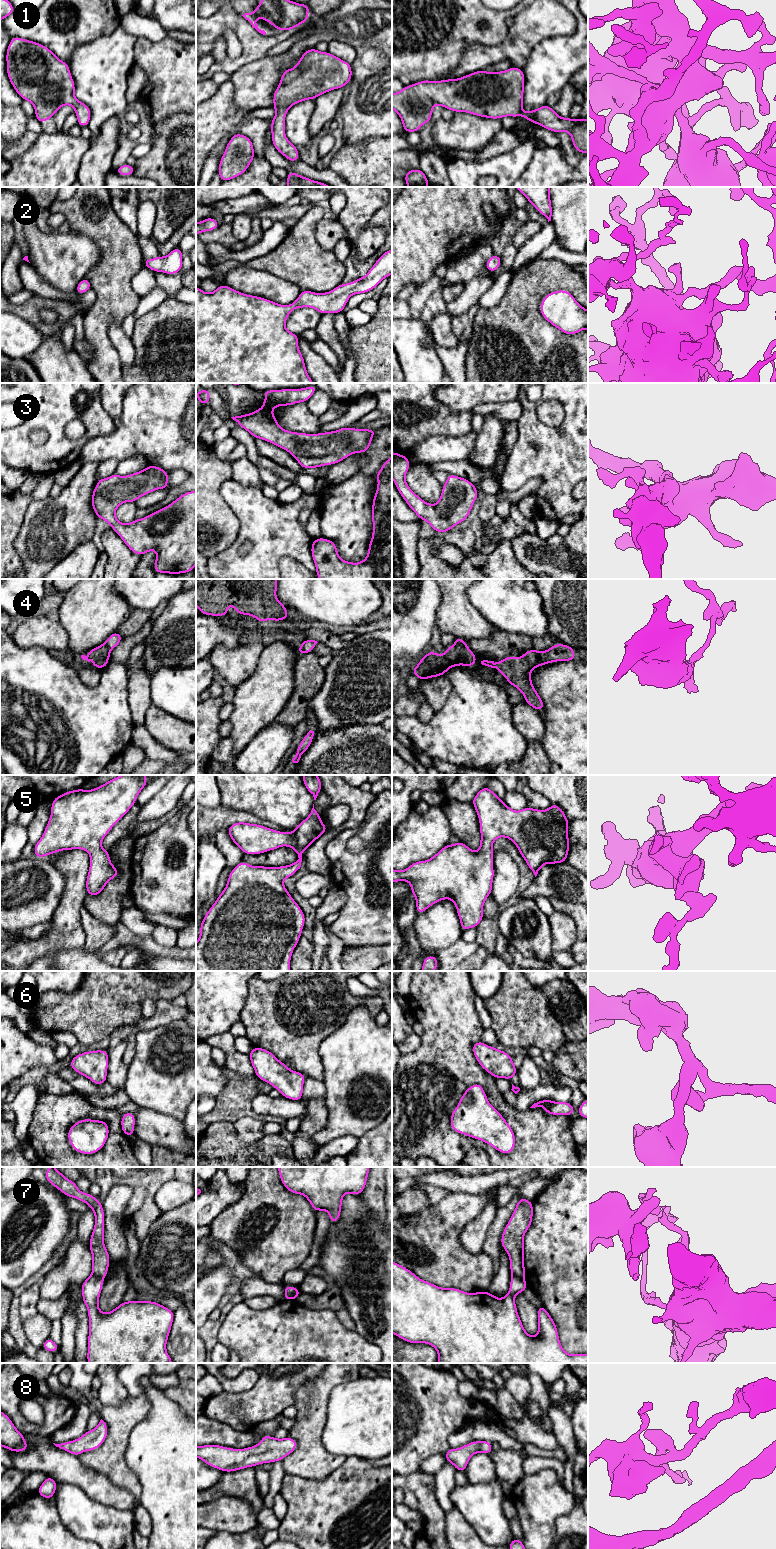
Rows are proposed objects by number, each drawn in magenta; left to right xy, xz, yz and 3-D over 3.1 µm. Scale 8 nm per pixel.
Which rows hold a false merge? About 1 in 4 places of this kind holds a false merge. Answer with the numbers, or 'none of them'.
4, 7

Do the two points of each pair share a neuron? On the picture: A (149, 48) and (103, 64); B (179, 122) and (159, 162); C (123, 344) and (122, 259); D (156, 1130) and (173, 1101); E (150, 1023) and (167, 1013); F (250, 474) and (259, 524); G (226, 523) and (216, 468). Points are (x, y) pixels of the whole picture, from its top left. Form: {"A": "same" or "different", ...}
{"A": "different", "B": "same", "C": "different", "D": "different", "E": "same", "F": "different", "G": "same"}

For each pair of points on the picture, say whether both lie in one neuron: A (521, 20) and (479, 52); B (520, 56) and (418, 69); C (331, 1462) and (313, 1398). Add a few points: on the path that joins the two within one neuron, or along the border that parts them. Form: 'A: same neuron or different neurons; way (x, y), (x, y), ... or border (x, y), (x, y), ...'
A: same neuron; way (521, 34), (507, 50), (493, 52)
B: different neurons; border (472, 44), (466, 49), (457, 67), (439, 77)
C: same neuron; way (315, 1447), (313, 1445), (313, 1414)

